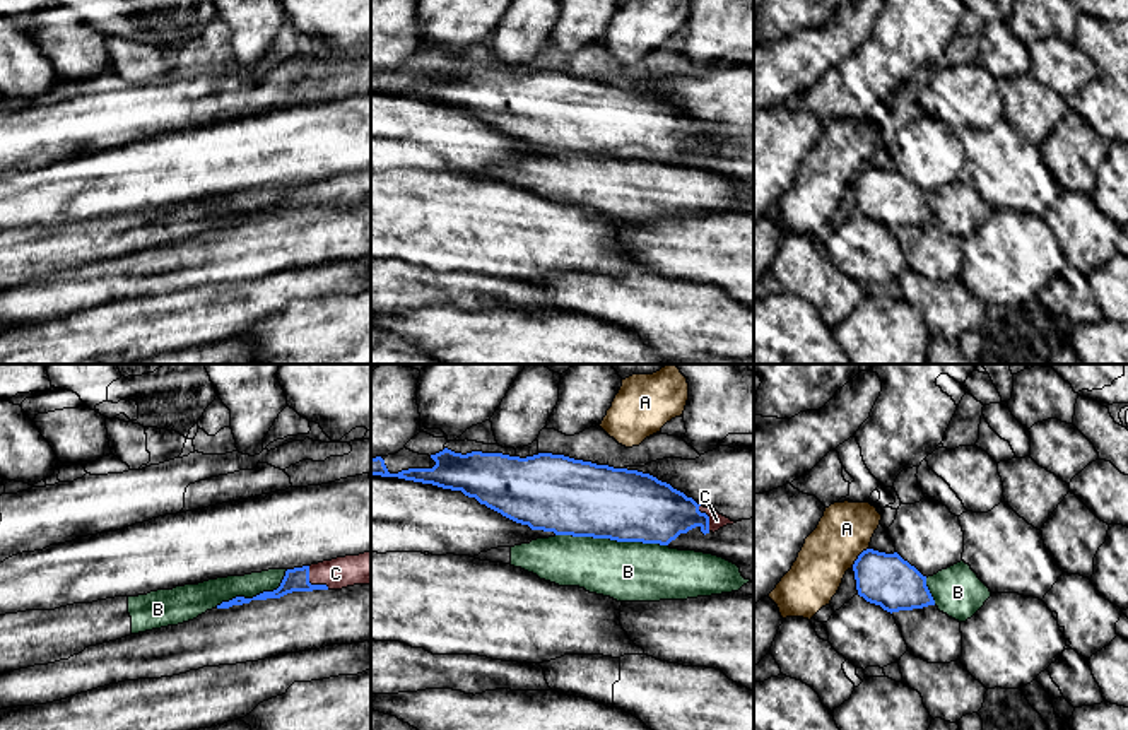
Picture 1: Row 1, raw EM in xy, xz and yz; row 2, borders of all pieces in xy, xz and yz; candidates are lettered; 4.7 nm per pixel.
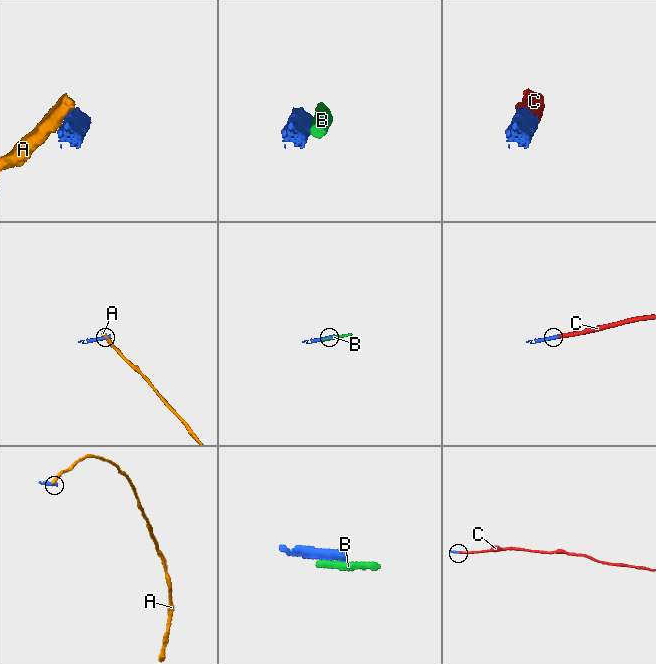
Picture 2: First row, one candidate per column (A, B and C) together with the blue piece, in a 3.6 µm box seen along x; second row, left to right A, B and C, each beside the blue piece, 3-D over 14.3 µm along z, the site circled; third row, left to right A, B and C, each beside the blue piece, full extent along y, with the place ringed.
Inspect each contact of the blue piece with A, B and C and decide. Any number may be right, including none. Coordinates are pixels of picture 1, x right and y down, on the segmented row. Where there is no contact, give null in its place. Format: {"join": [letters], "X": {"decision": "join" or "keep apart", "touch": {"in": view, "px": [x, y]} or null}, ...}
{"join": ["C"], "A": {"decision": "keep apart", "touch": {"in": "yz", "px": [858, 556]}}, "B": {"decision": "keep apart", "touch": {"in": "xz", "px": [612, 539]}}, "C": {"decision": "join", "touch": {"in": "xy", "px": [310, 583]}}}

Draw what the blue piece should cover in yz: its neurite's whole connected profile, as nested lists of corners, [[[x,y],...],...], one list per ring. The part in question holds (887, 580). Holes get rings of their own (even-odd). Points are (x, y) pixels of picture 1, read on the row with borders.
[[[863,550],[853,564],[858,595],[887,612],[935,605],[923,576],[897,552]]]

